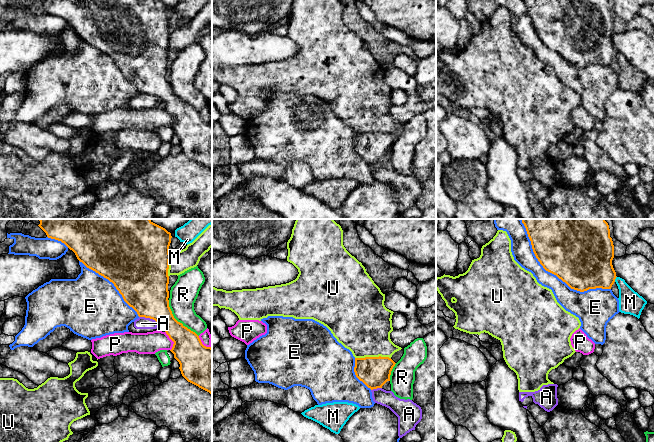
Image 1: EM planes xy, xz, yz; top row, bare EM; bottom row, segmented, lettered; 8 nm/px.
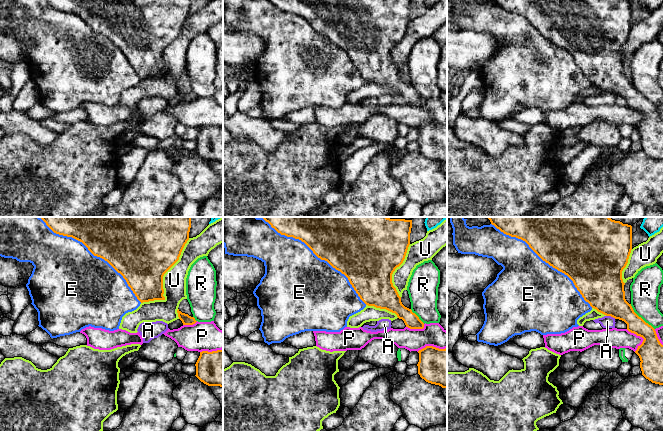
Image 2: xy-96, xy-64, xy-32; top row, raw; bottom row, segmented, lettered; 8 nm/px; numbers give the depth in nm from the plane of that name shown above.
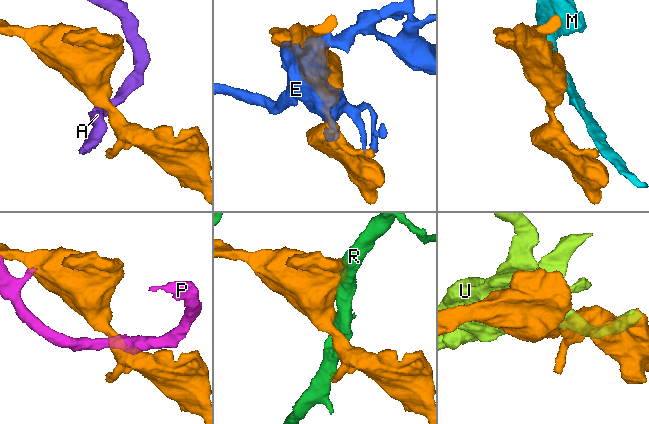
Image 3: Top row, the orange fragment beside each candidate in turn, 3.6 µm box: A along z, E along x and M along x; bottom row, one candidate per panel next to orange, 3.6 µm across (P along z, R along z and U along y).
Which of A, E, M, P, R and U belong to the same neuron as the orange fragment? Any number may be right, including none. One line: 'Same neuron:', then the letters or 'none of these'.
Same neuron: none of these

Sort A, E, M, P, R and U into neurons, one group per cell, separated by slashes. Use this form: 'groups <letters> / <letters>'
groups A / E / M / P / R / U

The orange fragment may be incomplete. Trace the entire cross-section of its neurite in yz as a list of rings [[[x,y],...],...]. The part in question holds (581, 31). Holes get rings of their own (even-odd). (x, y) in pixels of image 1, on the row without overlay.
[[[524,0],[543,44],[571,65],[611,65],[616,55],[608,0]]]

